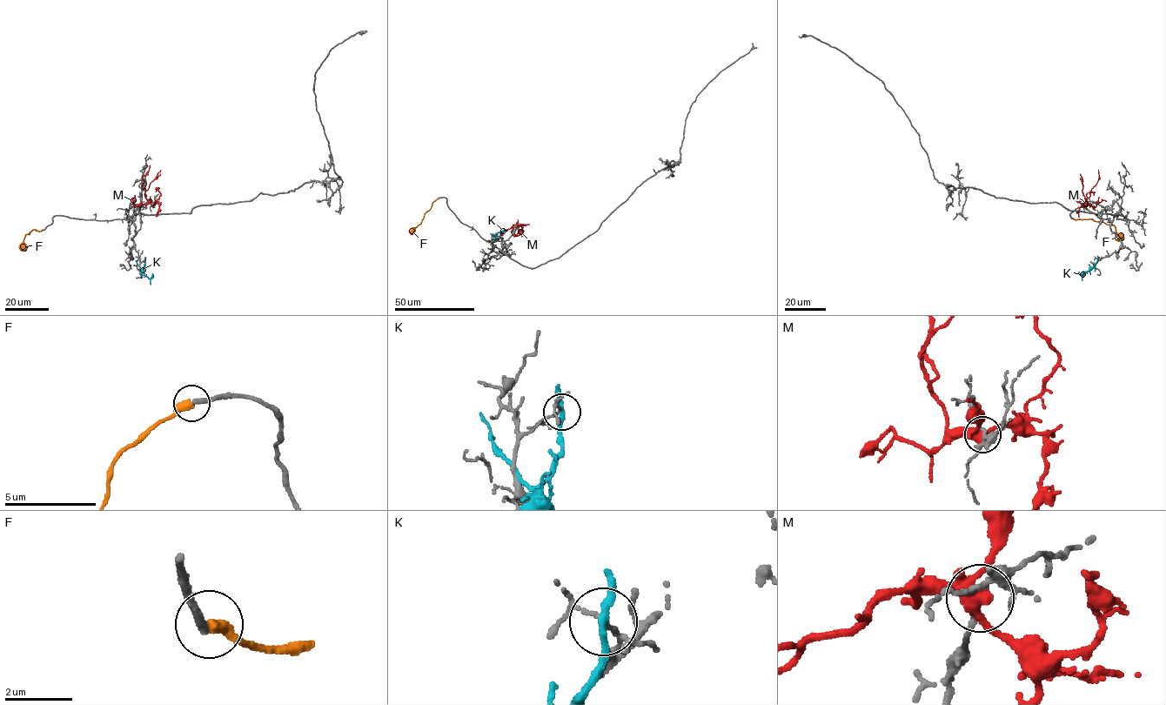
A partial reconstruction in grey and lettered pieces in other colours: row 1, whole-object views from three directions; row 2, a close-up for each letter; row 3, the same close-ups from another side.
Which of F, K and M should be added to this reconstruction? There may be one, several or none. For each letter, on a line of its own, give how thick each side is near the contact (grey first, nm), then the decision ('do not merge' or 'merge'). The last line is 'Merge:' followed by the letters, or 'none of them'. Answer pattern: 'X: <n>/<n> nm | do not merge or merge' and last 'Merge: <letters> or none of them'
F: 280/400 nm | do not merge
K: 80/220 nm | do not merge
M: 160/380 nm | do not merge
Merge: none of them

